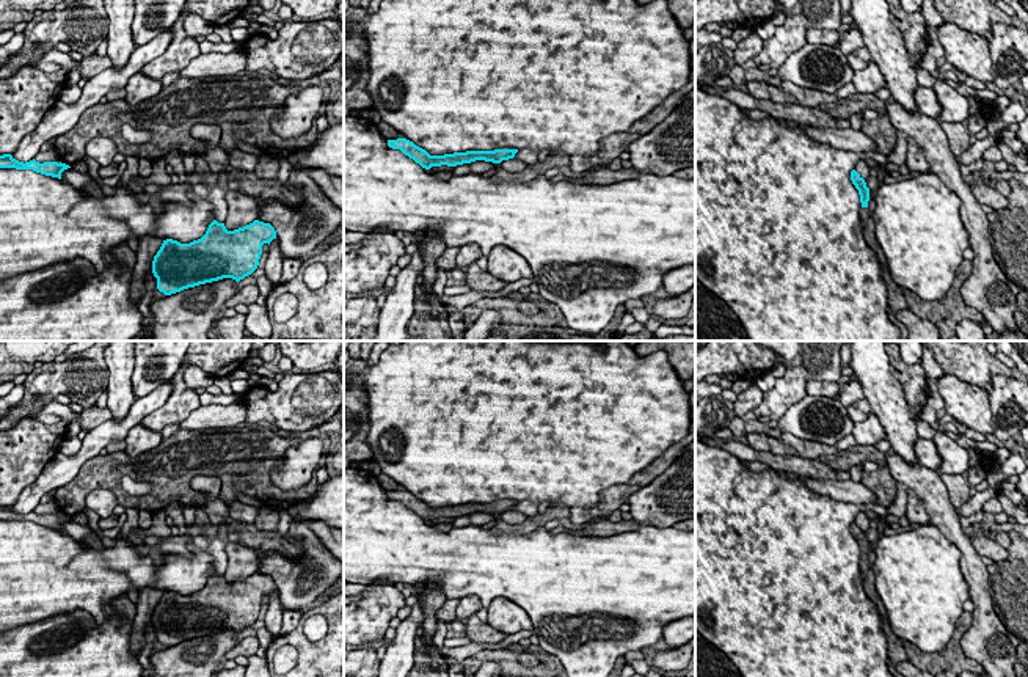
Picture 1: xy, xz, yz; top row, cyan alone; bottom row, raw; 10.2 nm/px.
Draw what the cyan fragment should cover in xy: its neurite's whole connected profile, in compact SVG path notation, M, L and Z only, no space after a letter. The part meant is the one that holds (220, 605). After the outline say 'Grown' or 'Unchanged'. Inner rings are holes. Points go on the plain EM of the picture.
M213 572L206 586L190 595L166 591L152 613L157 641L171 647L223 630L239 635L257 620L262 597L273 591L275 580L259 572L234 583Z. Unchanged

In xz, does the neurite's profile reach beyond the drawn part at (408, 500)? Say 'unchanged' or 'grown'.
unchanged

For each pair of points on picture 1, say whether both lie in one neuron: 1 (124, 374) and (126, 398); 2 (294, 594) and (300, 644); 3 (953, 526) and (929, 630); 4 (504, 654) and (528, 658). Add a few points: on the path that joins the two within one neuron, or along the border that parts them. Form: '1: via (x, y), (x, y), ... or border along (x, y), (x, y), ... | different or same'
1: via (124, 380), (124, 391) | same
2: border along (314, 603), (302, 611) | different
3: border along (931, 522), (959, 552), (959, 569), (964, 577) | different
4: border along (520, 654), (518, 660) | different

